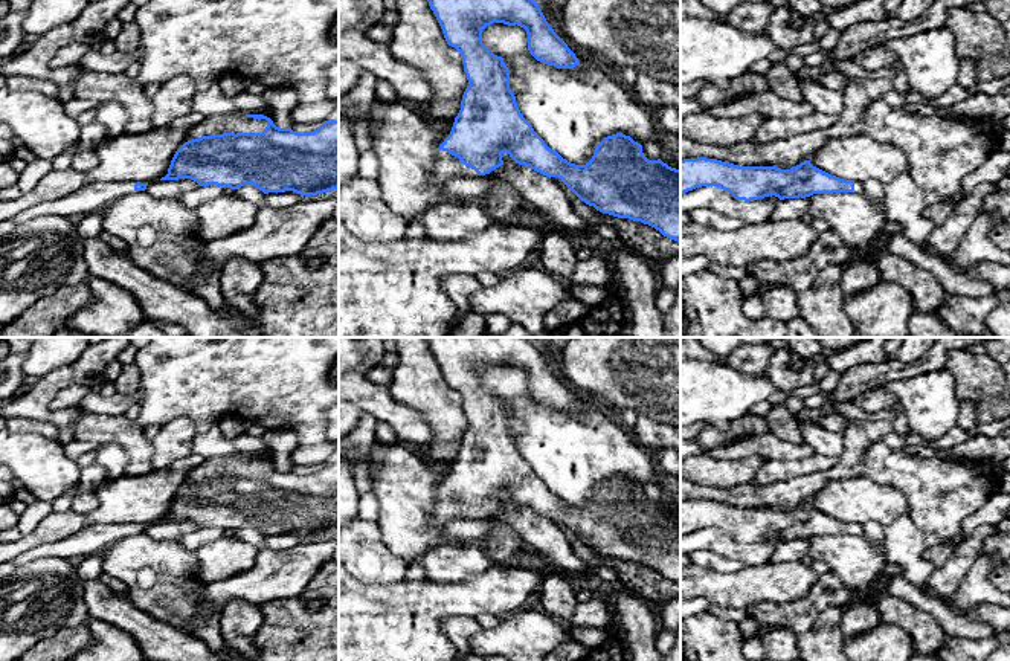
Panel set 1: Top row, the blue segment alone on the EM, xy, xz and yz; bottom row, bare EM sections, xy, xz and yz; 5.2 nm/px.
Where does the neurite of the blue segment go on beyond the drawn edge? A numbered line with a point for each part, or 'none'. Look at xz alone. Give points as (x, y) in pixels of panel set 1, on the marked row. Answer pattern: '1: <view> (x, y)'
1: xz (446, 167)

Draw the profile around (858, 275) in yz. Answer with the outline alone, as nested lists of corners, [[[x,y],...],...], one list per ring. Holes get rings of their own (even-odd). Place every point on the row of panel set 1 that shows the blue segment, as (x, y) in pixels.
[[[857,258],[844,266],[841,287],[844,295],[850,298],[874,287],[880,281],[877,264],[870,260]]]

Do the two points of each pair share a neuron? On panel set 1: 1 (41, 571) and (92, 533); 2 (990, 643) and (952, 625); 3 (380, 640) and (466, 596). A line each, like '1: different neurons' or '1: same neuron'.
1: different neurons
2: different neurons
3: same neuron

